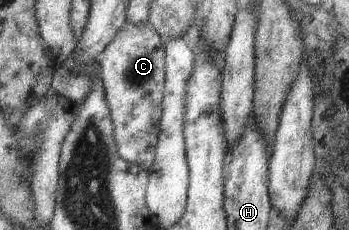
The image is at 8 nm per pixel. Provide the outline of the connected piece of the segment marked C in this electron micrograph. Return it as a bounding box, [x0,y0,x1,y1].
[98,23,165,172]

